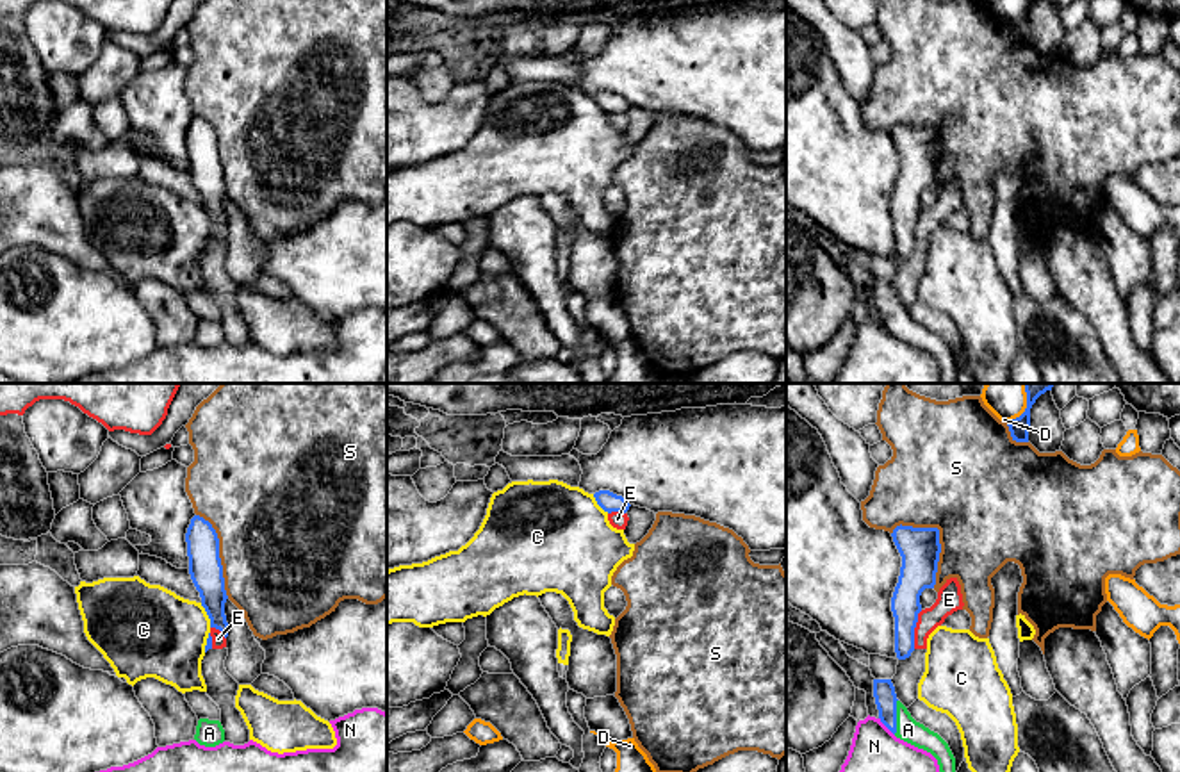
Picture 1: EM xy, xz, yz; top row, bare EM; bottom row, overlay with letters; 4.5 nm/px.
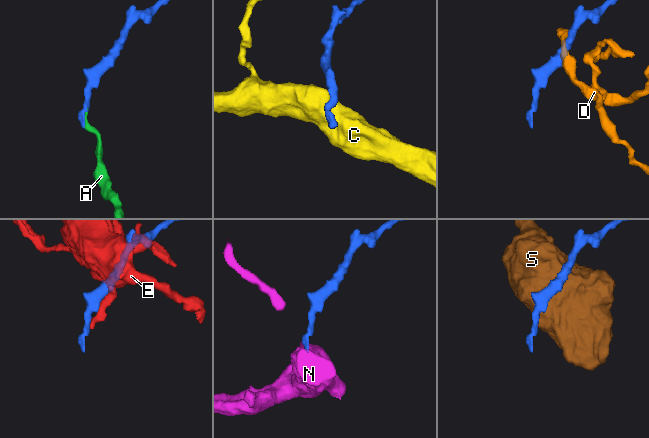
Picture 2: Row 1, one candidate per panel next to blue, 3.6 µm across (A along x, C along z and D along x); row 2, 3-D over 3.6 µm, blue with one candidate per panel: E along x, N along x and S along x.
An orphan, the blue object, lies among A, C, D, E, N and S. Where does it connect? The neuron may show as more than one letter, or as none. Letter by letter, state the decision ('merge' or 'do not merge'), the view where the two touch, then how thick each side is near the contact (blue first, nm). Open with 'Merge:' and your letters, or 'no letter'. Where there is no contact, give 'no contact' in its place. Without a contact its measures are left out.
Merge: A
A: merge; meets blue in yz; 100 nm thick on the blue side, 110 nm on the other
C: do not merge; meets blue in xy; 150 nm thick on the blue side, 400 nm on the other
D: do not merge; meets blue in yz; 90 nm thick on the blue side, 100 nm on the other
E: do not merge; meets blue in yz; 150 nm thick on the blue side, 110 nm on the other
N: do not merge; meets blue in yz; 100 nm thick on the blue side, 400 nm on the other
S: do not merge; meets blue in yz; 180 nm thick on the blue side, 460 nm on the other

